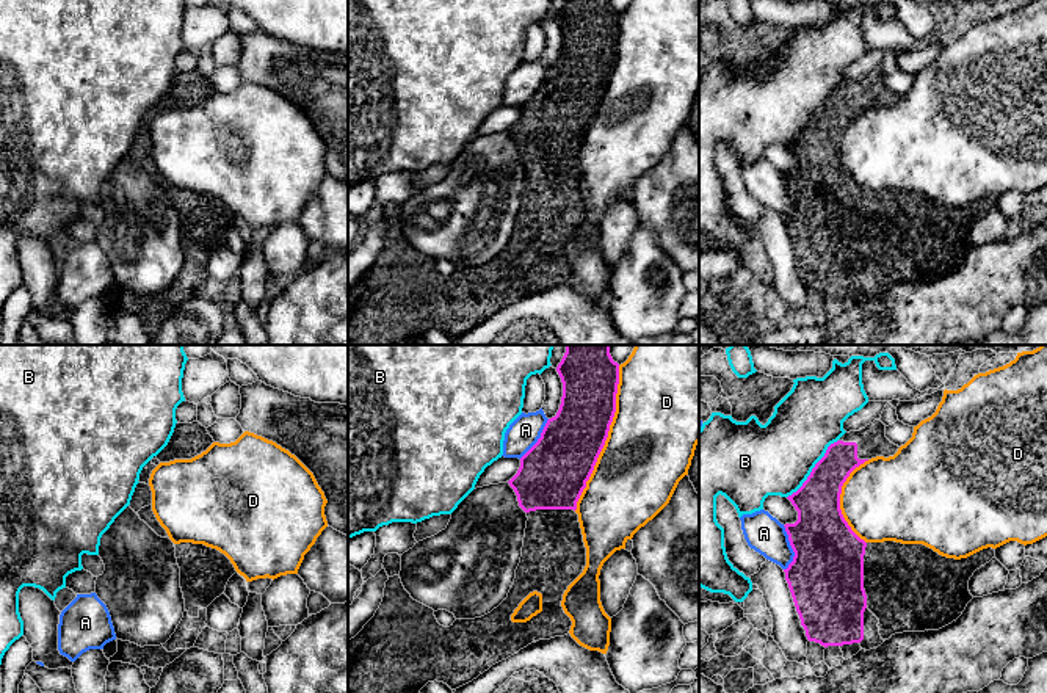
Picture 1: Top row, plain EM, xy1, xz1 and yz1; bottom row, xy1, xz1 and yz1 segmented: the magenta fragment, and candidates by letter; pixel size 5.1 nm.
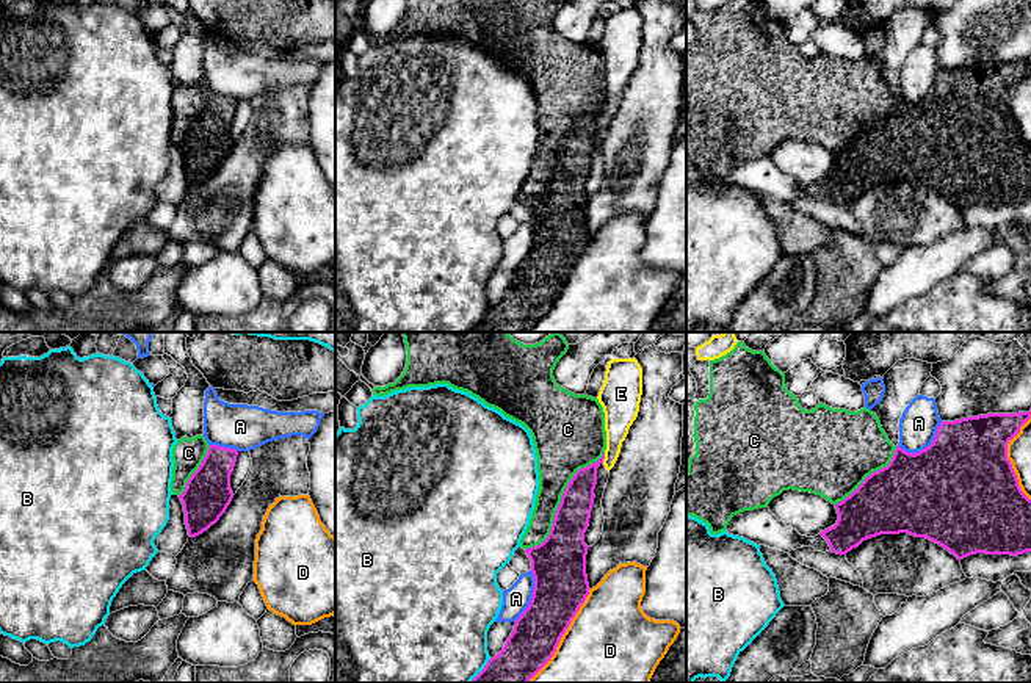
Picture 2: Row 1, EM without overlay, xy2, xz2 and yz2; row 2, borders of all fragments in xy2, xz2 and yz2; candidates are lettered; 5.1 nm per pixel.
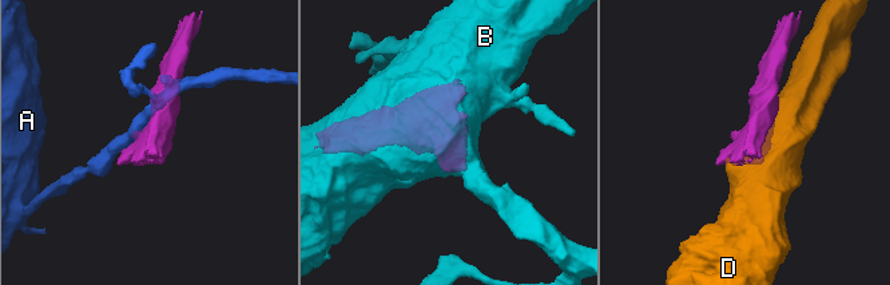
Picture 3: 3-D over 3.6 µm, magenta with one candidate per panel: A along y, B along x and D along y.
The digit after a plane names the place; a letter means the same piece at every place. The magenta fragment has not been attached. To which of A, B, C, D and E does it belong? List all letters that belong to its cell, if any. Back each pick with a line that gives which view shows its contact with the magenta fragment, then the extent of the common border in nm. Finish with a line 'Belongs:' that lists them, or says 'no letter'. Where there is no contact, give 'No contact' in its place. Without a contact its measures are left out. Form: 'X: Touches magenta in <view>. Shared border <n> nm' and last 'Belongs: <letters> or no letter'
Belongs: no letter

